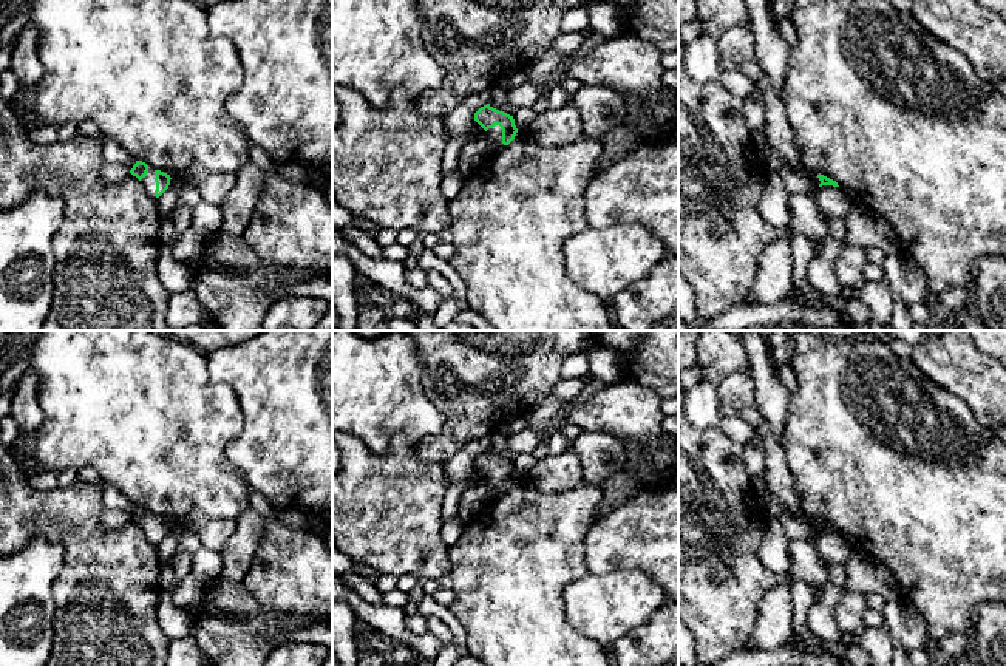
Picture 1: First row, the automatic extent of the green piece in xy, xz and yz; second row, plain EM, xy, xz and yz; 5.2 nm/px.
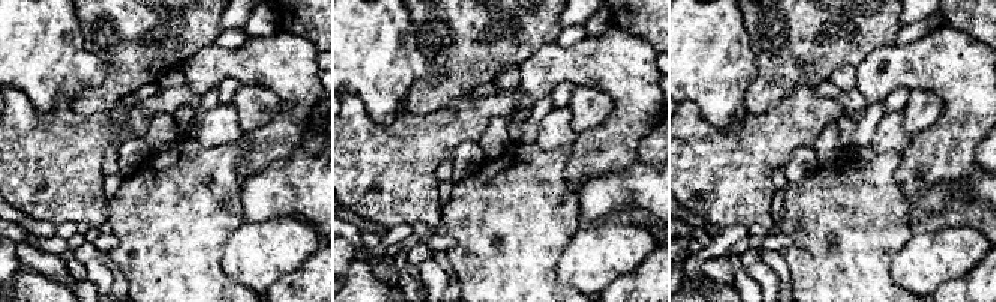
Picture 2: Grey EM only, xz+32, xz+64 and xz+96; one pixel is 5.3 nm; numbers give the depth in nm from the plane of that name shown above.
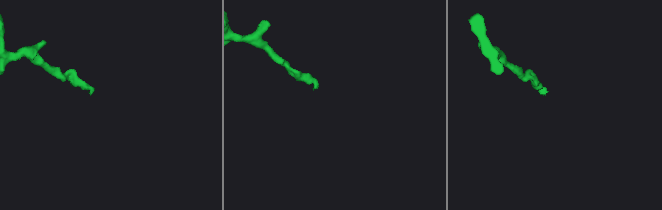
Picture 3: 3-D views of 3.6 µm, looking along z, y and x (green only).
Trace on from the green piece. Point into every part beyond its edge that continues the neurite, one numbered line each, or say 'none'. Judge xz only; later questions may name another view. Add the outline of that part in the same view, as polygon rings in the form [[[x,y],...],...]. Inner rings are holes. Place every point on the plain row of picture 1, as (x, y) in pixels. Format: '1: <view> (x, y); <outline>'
1: xz (493, 481); [[[495,471],[493,474],[488,474],[485,477],[485,484],[490,491],[491,501],[501,498],[505,491],[502,490],[502,476],[499,471]]]

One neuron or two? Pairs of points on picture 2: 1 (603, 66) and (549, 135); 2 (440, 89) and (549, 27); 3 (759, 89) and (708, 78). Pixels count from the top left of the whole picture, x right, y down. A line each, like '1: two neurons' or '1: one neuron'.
1: two neurons
2: one neuron
3: two neurons

